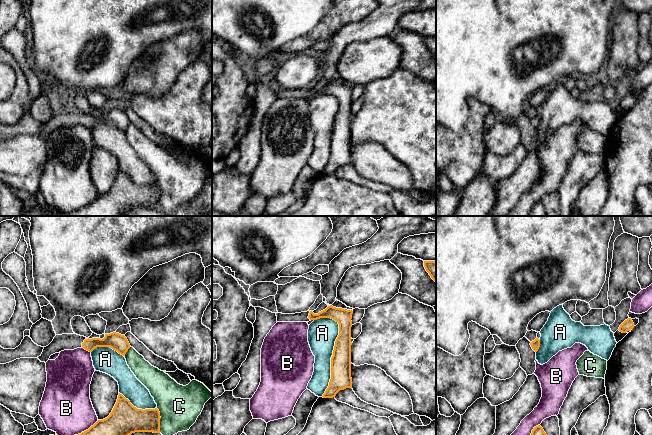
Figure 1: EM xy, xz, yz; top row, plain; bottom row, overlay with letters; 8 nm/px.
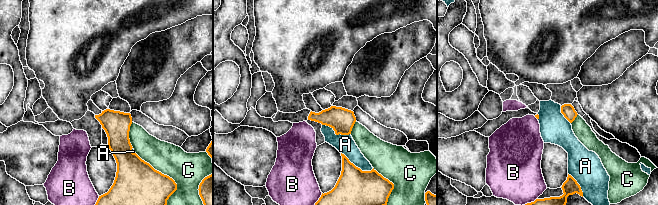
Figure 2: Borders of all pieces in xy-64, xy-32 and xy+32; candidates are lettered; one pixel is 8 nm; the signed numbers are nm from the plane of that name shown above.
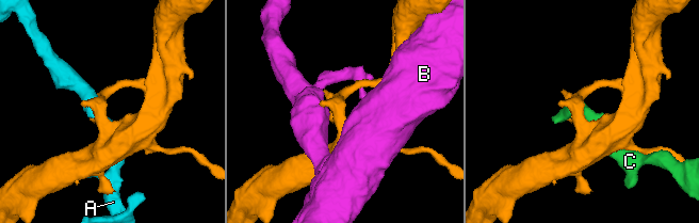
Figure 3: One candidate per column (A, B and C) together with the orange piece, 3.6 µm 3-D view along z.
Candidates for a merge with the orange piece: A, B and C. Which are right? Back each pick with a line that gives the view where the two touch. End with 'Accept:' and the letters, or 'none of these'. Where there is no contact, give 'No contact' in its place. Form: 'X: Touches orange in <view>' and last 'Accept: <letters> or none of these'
Accept: none of these

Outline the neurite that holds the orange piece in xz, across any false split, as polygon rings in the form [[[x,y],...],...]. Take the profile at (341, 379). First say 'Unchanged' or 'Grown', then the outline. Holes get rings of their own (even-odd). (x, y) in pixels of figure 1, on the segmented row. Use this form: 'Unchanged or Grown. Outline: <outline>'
Grown. Outline: [[[332,305],[314,314],[312,311],[282,314],[276,313],[277,322],[309,322],[320,318],[331,318],[339,324],[339,335],[335,341],[331,358],[331,379],[323,398],[333,398],[340,390],[352,388],[351,378],[351,327],[352,310],[336,308]]]

